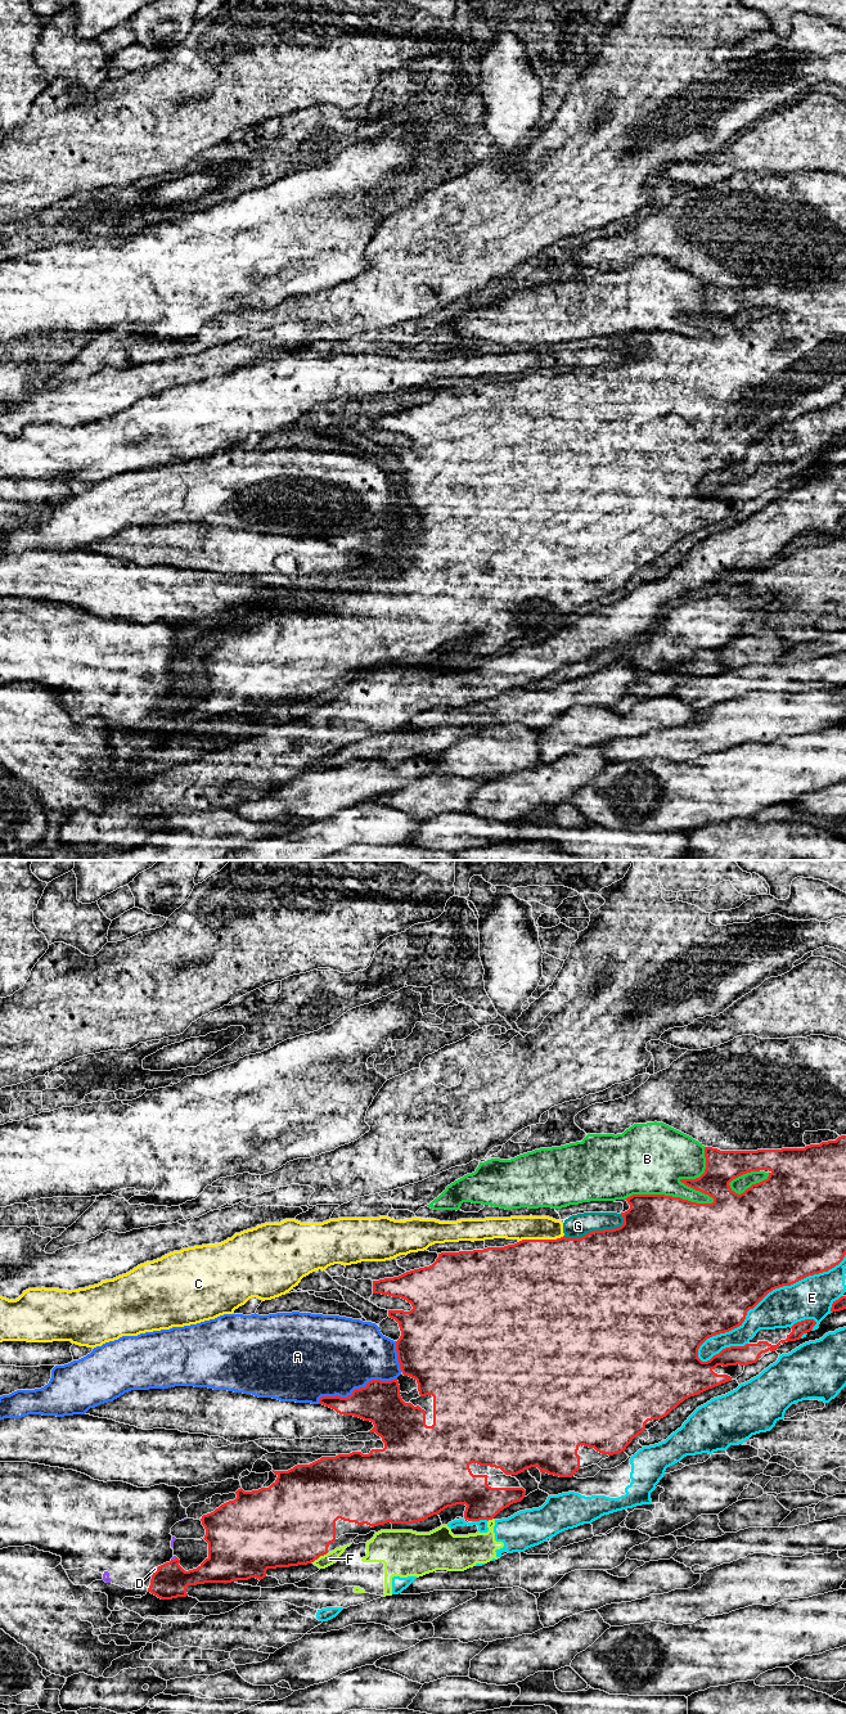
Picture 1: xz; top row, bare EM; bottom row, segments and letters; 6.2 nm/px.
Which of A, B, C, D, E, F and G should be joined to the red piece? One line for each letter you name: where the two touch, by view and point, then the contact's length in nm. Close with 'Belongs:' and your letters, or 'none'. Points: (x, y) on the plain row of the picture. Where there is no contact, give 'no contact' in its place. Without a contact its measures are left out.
Belongs: none

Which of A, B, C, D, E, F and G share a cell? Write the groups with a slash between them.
A / B / C G / D / E F

